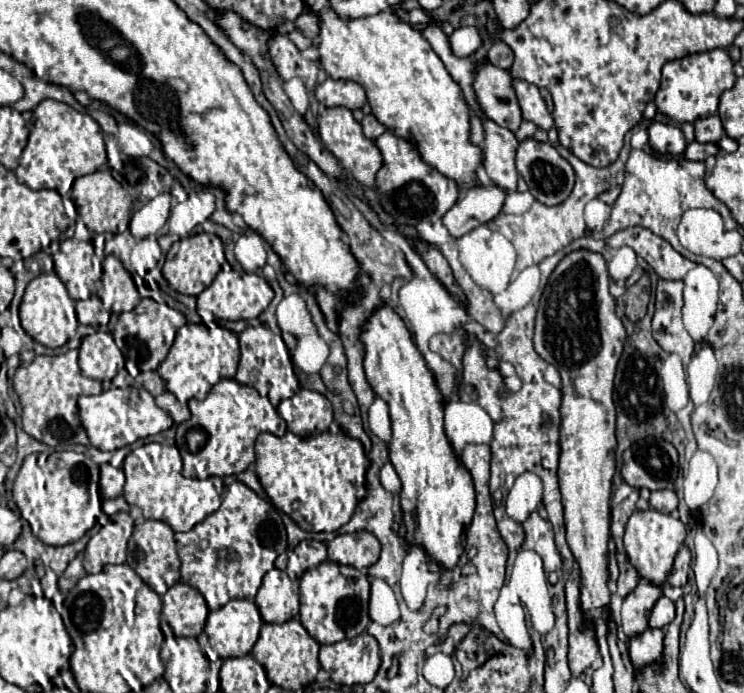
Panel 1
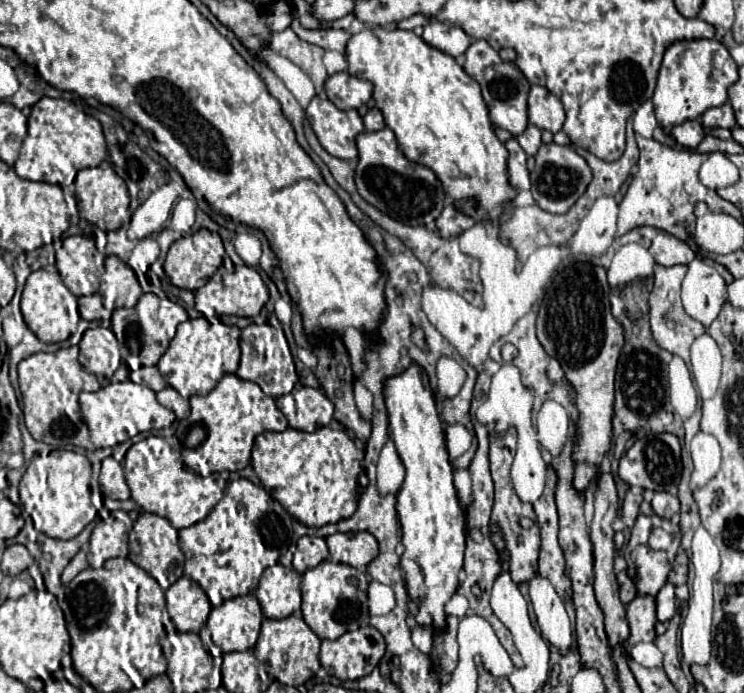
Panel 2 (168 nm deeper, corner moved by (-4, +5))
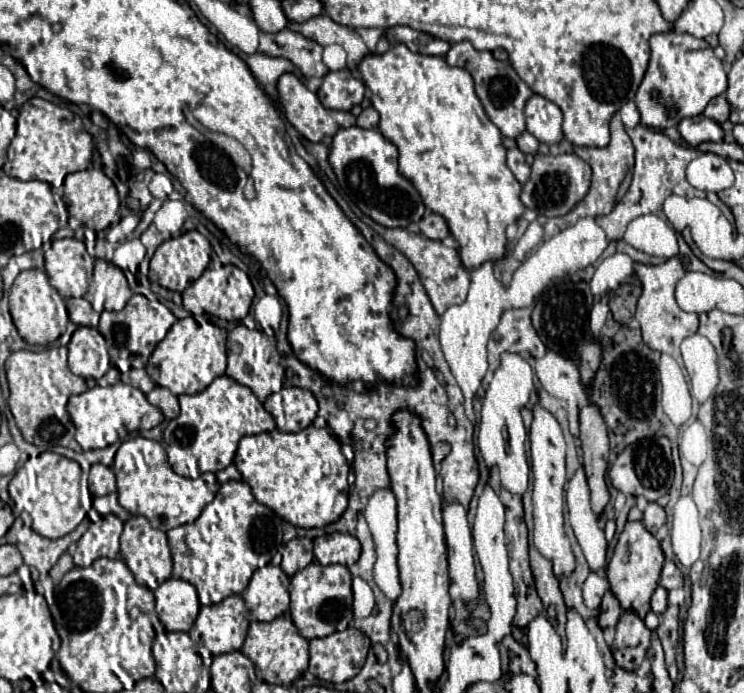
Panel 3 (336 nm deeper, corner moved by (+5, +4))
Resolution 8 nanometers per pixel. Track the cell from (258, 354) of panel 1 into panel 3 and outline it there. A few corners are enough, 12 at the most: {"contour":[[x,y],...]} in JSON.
{"contour":[[262,330],[228,334],[228,370],[260,402],[280,392],[284,368]]}

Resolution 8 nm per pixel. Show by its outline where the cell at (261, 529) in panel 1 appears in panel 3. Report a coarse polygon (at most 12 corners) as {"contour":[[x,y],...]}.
{"contour":[[226,482],[168,534],[202,606],[240,594],[282,520]]}

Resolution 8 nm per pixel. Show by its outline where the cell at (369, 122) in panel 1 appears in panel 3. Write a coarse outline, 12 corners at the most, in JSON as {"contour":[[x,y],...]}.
{"contour":[[374,108],[362,110],[356,124],[360,128],[374,128],[378,112]]}

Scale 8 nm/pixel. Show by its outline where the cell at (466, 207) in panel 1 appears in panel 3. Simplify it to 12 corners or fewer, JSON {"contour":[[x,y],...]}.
{"contour":[[434,212],[418,222],[430,240],[450,236],[446,220]]}

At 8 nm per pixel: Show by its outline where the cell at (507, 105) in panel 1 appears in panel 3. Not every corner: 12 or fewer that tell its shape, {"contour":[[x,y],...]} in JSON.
{"contour":[[470,42],[452,44],[450,66],[468,70],[502,136],[526,130],[534,94],[512,64]]}

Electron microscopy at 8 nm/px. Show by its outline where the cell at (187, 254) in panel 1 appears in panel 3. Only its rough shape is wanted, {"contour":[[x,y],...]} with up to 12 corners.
{"contour":[[198,230],[162,242],[149,269],[184,292],[206,270],[210,242]]}

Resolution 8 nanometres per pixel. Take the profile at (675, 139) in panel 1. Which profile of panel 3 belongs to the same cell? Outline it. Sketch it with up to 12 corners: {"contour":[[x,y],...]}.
{"contour":[[704,114],[684,118],[678,130],[690,146],[722,142],[722,126]]}

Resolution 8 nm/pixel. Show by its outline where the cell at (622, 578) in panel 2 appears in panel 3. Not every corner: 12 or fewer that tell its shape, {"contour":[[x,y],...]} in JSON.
{"contour":[[604,594],[600,628],[614,628],[622,608],[614,594]]}

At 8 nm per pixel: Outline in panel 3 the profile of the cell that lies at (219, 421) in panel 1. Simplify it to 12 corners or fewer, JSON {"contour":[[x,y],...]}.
{"contour":[[218,376],[180,396],[162,446],[176,474],[230,466],[274,428],[248,386]]}

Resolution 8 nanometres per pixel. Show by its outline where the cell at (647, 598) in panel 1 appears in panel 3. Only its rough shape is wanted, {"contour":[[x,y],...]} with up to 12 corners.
{"contour":[[624,612],[610,646],[616,664],[636,672],[652,632]]}

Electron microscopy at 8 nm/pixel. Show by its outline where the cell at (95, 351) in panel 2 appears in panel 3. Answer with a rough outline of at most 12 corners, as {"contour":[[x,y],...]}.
{"contour":[[81,326],[68,344],[68,368],[102,378],[111,367],[106,339]]}

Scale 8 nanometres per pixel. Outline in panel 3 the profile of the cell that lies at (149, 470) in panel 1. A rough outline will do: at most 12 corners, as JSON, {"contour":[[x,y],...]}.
{"contour":[[142,436],[114,456],[120,506],[162,532],[194,522],[216,475],[178,476]]}

